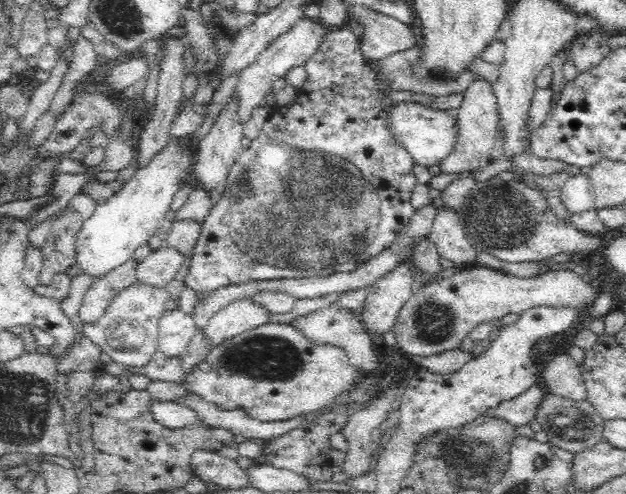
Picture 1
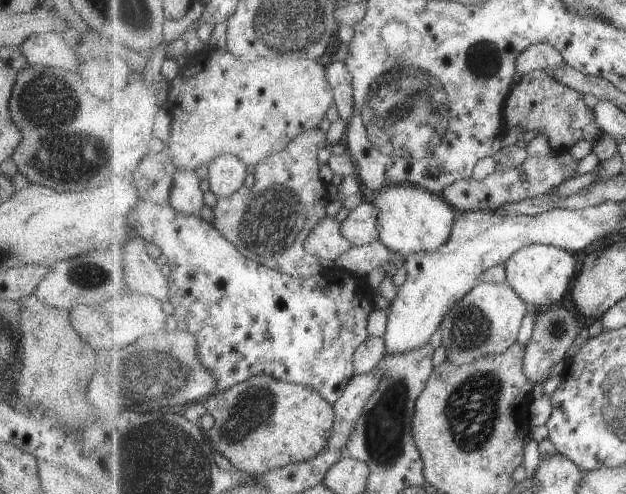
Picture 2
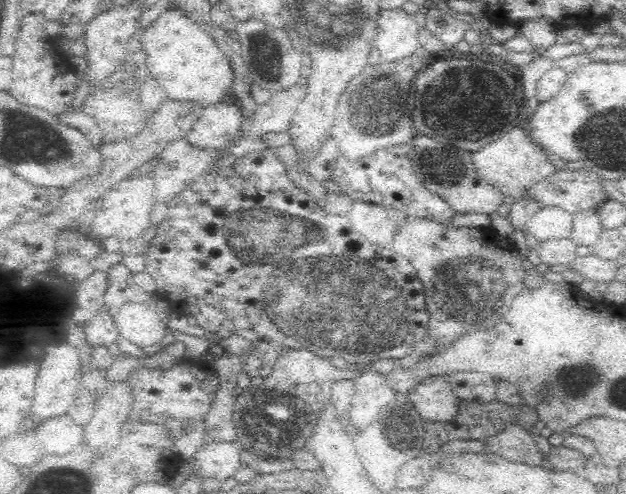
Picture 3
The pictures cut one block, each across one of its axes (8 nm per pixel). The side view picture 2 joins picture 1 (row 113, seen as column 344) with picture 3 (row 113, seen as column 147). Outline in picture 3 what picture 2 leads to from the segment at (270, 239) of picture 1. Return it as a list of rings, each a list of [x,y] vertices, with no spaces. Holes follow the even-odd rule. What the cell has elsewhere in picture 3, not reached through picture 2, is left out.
[[[234,101],[211,104],[202,109],[186,138],[195,147],[209,150],[226,146],[240,128],[241,112]]]

